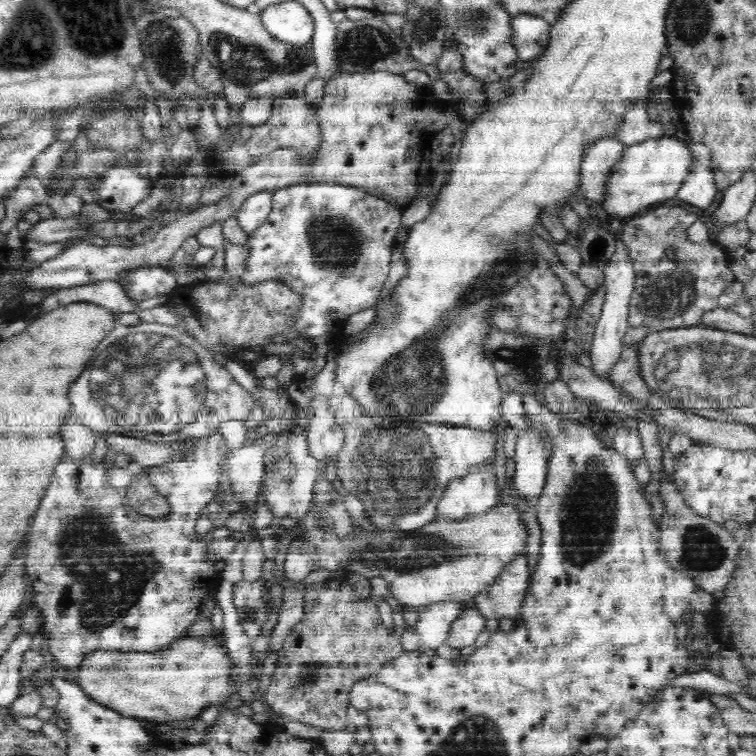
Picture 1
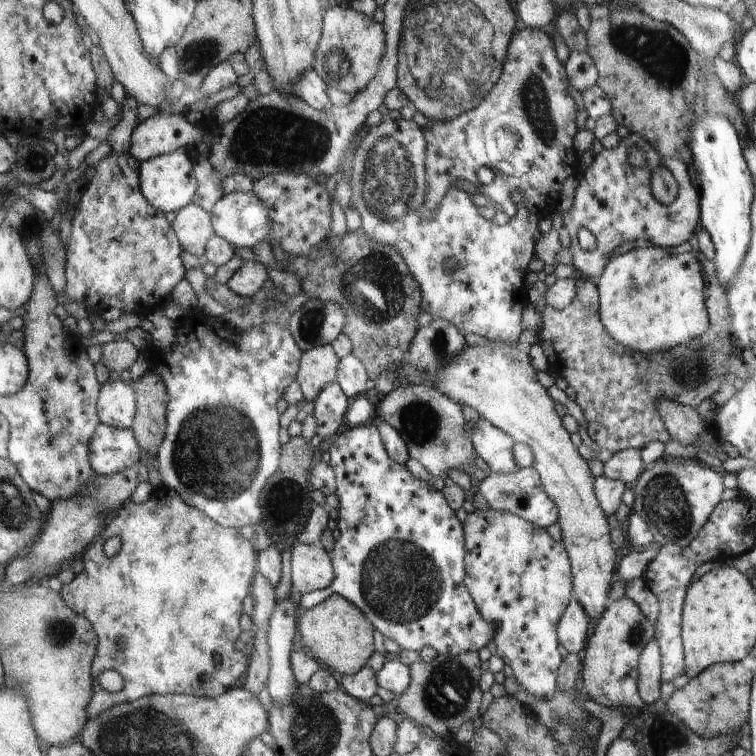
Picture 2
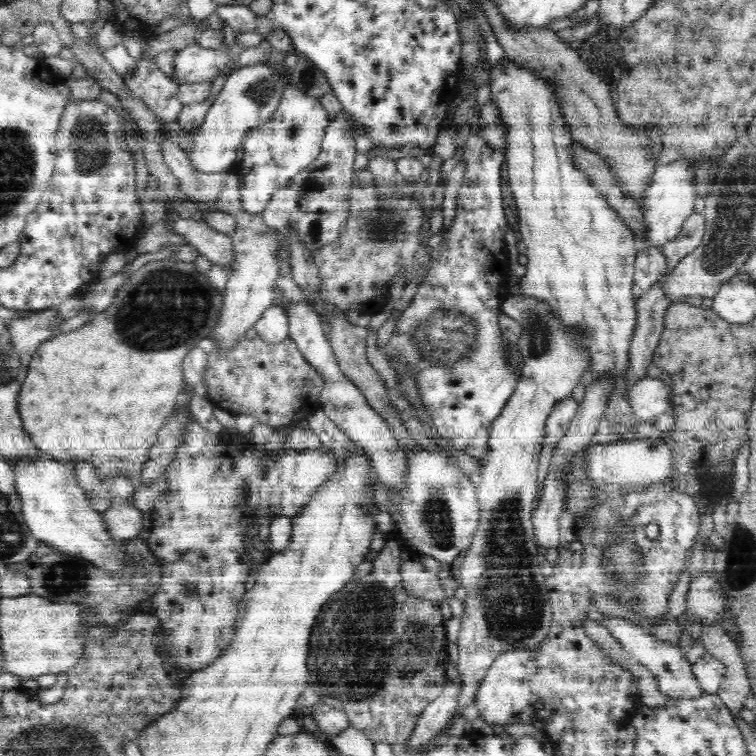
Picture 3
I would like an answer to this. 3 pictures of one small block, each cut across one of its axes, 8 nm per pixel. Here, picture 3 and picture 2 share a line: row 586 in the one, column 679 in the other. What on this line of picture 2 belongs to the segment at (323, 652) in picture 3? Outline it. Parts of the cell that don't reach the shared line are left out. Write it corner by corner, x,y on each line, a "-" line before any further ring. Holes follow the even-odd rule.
580,275
578,276
579,284
577,286
577,293
574,297
574,300
566,306
566,308
555,309
554,307
545,306
543,313
541,313
541,322
540,330
538,332
538,340
540,346
546,358
548,359
548,367
547,371
549,373
554,374
556,377
565,378
569,383
569,386
572,386
574,390
577,392
577,404
582,409
582,412
585,416
587,426
586,430
588,432
588,436
602,448
602,450
613,450
614,452
618,452
624,449
638,449
642,450
647,444
656,442
664,443
668,442
671,439
669,432
666,430
664,421
662,420
661,414
657,409
657,401
659,399
666,399
667,401
674,401
680,403
681,405
690,405
691,407
698,406
702,400
706,400
706,398
712,398
712,394
720,388
720,384
722,382
726,383
724,379
724,374
726,374
726,368
724,366
720,366
720,360
716,358
716,354
714,351
708,347
706,342
709,339
715,339
715,334
702,335
700,338
694,338
690,340
690,342
679,344
676,347
672,347
671,350
668,351
660,351
659,355
643,355
642,353
636,353
629,348
626,348
624,345
617,343
611,336
608,334
607,329
604,328
601,310
599,308
599,292
598,285
594,284
594,282
583,279

